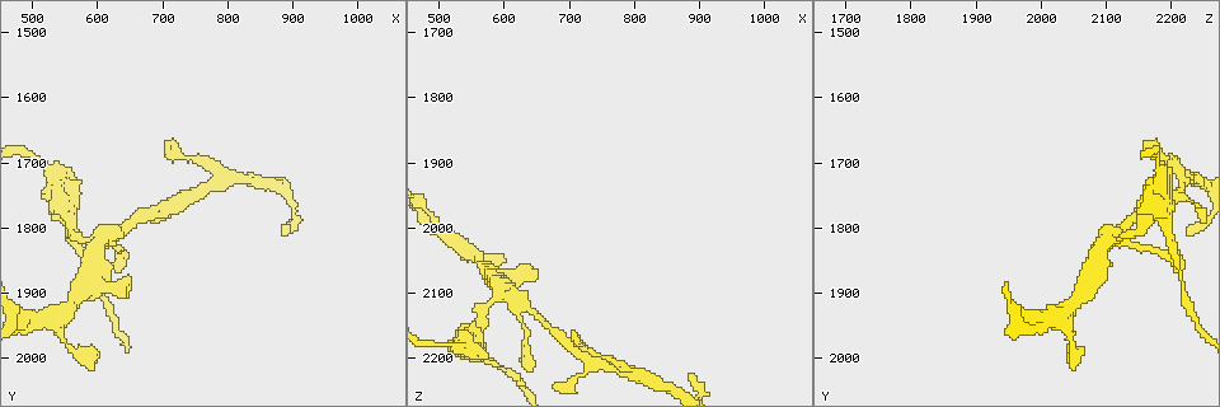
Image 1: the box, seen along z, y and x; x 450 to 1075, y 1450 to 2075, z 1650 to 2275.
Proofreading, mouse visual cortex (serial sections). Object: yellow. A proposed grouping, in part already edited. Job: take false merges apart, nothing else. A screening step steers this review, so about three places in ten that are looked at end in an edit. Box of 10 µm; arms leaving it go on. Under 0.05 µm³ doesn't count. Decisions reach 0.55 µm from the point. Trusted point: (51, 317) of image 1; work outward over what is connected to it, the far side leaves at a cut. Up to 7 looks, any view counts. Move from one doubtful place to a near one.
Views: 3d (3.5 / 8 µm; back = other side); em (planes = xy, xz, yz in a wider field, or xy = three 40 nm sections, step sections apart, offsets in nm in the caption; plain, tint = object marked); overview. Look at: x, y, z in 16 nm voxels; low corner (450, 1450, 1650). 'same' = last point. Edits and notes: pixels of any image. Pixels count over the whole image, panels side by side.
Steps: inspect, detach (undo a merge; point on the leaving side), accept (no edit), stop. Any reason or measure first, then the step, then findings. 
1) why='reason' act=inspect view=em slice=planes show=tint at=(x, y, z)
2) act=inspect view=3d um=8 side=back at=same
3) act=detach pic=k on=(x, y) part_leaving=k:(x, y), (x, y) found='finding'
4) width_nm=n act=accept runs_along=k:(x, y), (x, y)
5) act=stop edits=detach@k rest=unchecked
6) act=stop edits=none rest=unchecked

why='thick turns thin' act=inspect view=3d um=3.5 at=(575, 1995, 2055)

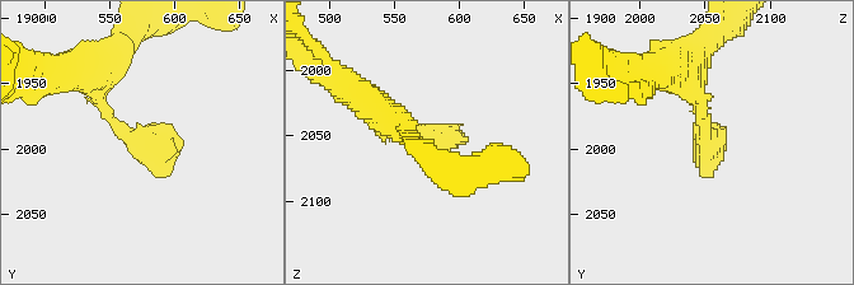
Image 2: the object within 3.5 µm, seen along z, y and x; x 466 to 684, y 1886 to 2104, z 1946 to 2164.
act=inspect view=em slice=xy step=3 show=tint at=(574, 1994, 2050)

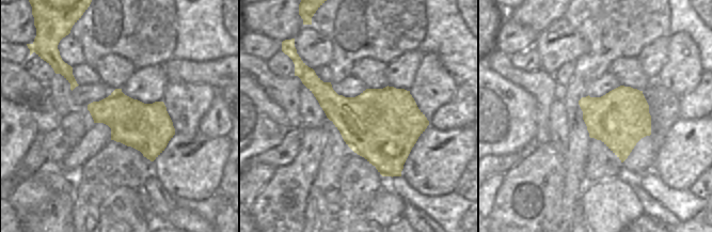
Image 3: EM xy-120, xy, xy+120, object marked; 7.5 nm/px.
act=accept runs_along=2:(102, 68), (113, 122), (181, 145) found='continuous, no second cell'

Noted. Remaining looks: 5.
why='four-way junction' act=inspect view=3d um=3.5 at=(605, 1820, 2105)

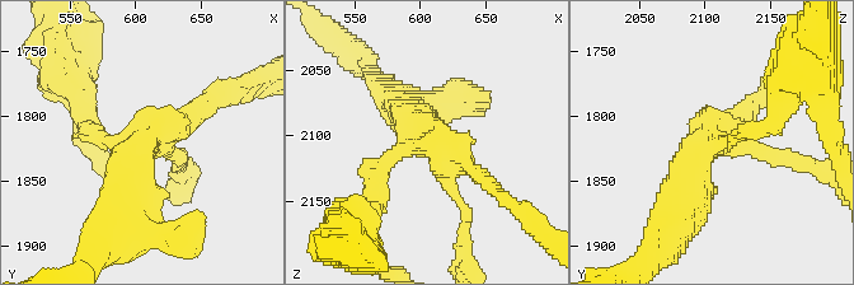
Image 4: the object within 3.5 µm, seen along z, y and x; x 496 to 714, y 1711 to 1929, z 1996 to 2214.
arms=4 arm_widths_nm=150,200,250,500 why='need the tissue' act=inspect view=em slice=xy step=2 show=tint at=(604, 1820, 2100)

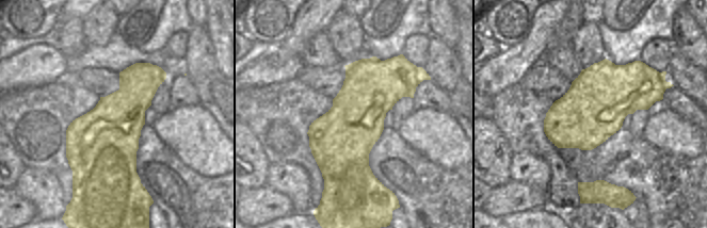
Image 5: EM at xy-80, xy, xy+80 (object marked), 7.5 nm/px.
act=accept runs_along=4:(126, 216), (141, 143), (203, 107) found='all the same cell'

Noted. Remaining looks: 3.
why='a fork' act=inspect view=3d um=3.5 at=(545, 1765, 2190)

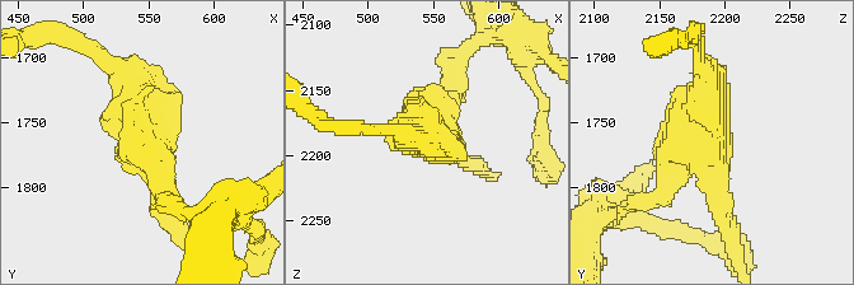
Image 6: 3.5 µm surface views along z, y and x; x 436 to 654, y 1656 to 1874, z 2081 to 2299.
act=inspect view=em slice=xy step=5 show=tint at=(548, 1768, 2186)

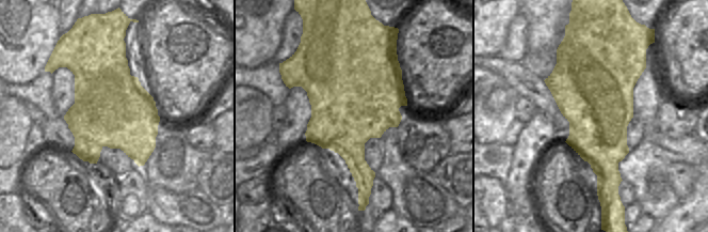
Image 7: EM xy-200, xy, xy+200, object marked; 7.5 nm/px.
act=inspect view=em slice=xy step=3 show=tint at=same

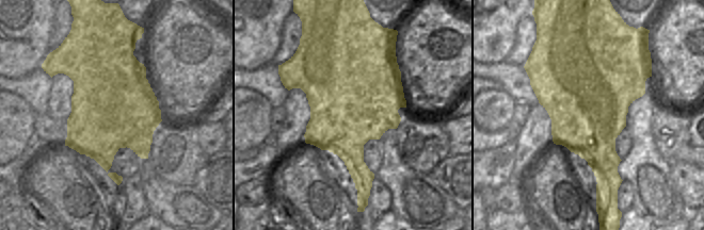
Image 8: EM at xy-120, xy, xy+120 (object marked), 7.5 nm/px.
act=detach pic=6 on=(718, 82) part_leaving=6:(697, 148), (707, 148), (697, 50) found='two cells meet here'

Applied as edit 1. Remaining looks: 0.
act=stop edits=detach@6 rest=unchecked

